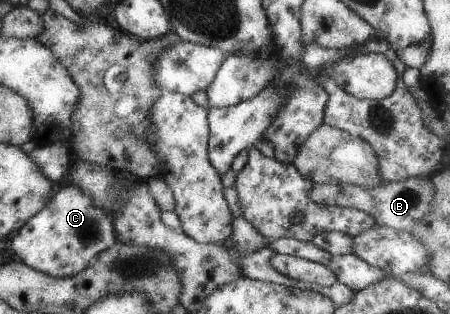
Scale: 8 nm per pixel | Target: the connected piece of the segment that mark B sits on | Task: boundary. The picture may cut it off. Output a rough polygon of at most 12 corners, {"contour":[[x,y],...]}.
{"contour":[[428,177],[375,188],[312,183],[311,202],[365,212],[411,233],[433,198]]}

